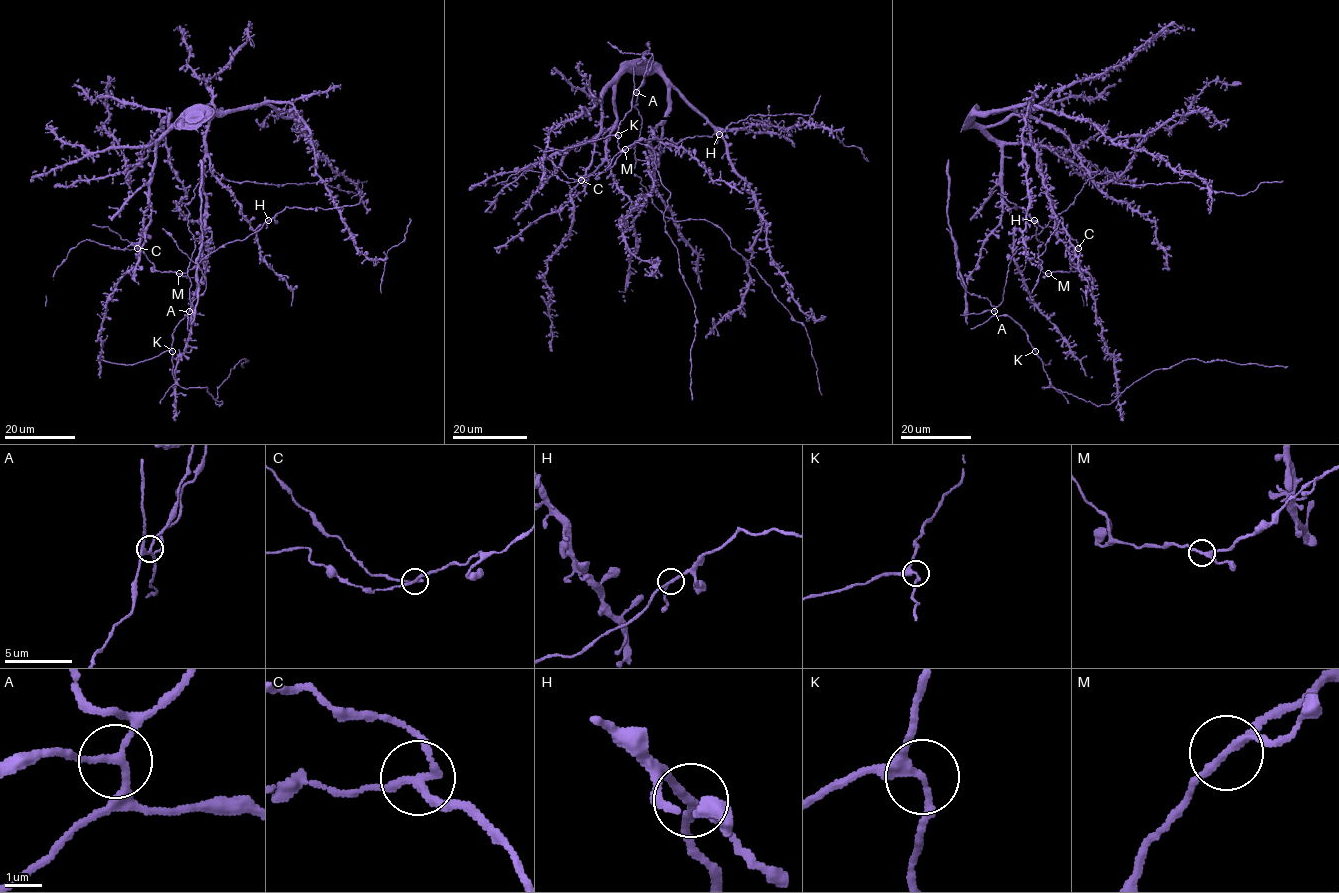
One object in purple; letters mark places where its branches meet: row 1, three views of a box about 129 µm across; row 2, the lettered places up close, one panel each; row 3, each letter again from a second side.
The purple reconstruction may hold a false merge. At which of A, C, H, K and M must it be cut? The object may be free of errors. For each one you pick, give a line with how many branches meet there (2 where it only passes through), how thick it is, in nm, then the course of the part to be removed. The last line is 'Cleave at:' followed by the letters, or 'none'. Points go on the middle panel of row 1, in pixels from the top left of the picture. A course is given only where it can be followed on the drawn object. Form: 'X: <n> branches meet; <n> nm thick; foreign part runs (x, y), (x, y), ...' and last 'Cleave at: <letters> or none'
C: 3 branches meet; 190 nm thick; foreign part runs (581, 180), (568, 178), (533, 145)
Cleave at: C

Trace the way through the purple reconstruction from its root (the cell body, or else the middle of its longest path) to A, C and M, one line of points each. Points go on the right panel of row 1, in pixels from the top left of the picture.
A: (1215, 194), (1191, 182), (1124, 185), (1115, 182), (1106, 167), (1016, 250), (1003, 300), (994, 311)
C: (1215, 194), (1030, 101), (1029, 207), (1015, 208), (1034, 220), (1044, 273), (1069, 272), (1077, 248)
M: (1215, 194), (1030, 101), (1029, 207), (1015, 208), (1034, 220), (1048, 273)

